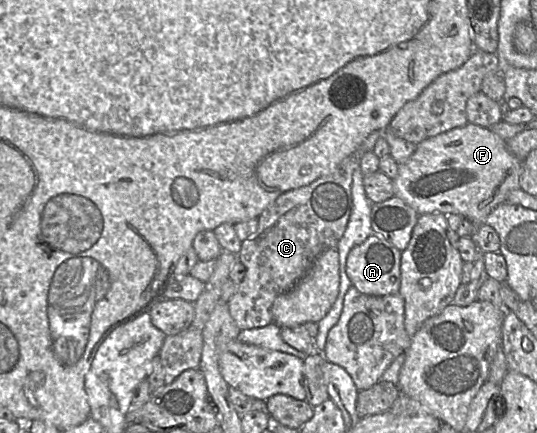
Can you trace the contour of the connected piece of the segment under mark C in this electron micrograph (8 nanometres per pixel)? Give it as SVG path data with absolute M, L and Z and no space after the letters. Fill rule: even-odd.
M358 155L345 158L329 175L311 184L281 194L261 213L256 232L243 241L237 259L245 267L245 276L236 287L233 297L227 302L229 313L236 326L242 331L259 328L273 323L271 308L275 299L292 290L306 274L314 260L337 245L347 227L352 210L352 179L358 168Z

